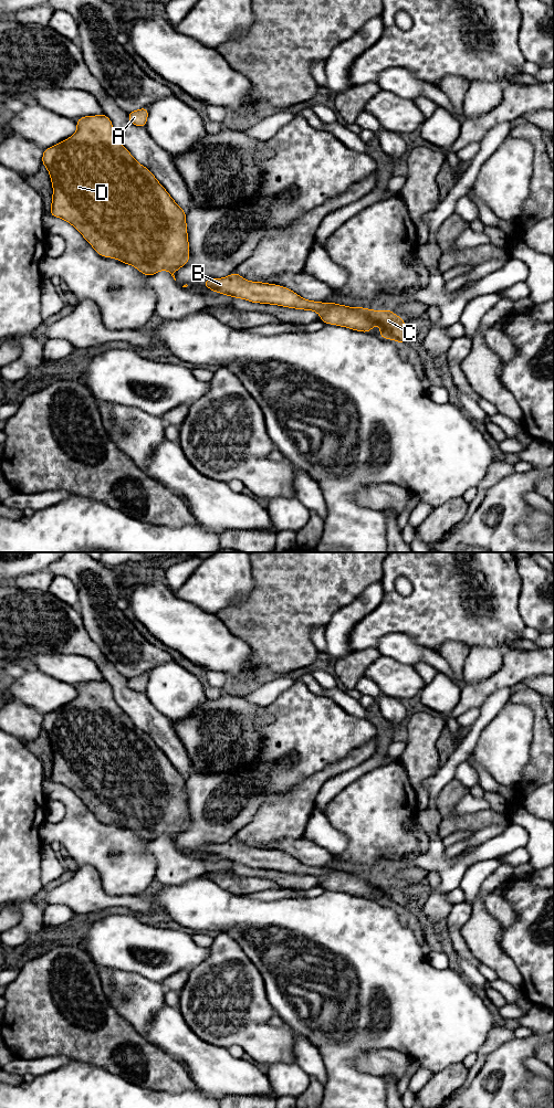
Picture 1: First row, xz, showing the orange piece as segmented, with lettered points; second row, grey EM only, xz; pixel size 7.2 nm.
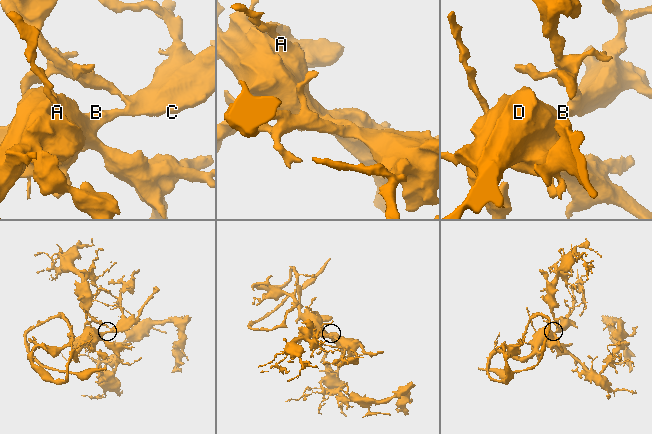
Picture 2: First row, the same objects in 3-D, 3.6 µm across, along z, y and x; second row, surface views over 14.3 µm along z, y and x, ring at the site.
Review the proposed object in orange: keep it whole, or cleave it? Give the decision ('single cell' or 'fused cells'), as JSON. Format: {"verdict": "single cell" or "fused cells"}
{"verdict": "single cell"}

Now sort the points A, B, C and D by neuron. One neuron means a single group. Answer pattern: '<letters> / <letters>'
A B C D

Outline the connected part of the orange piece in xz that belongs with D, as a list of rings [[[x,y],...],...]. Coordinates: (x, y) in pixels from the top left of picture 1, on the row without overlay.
[[[106,680],[84,682],[75,688],[77,697],[74,700],[43,716],[42,730],[48,734],[53,751],[49,779],[70,788],[101,822],[133,831],[148,843],[166,835],[176,846],[174,838],[189,827],[186,778],[150,736],[137,728],[121,709]]]

